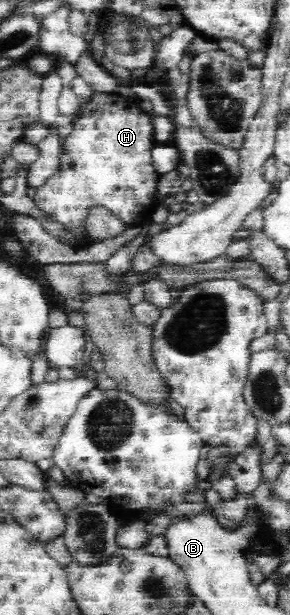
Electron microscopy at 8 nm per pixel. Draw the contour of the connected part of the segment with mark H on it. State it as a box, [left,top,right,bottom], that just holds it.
[33,91,159,236]

